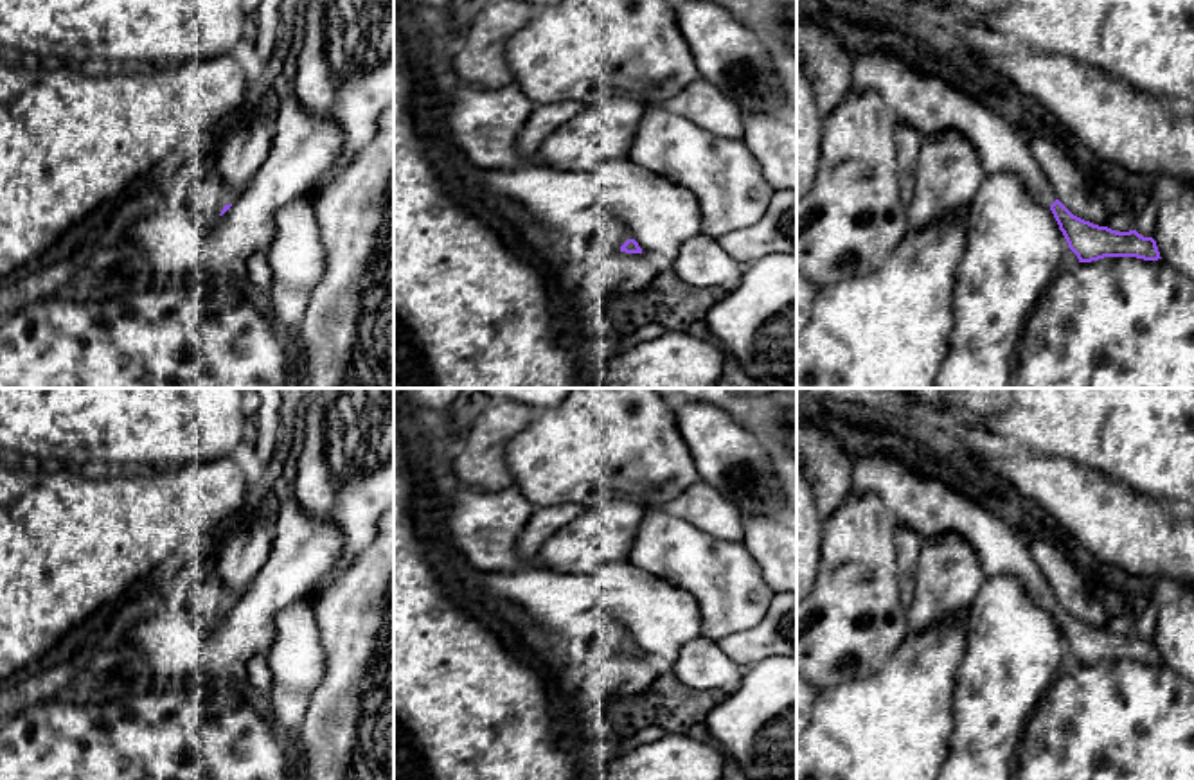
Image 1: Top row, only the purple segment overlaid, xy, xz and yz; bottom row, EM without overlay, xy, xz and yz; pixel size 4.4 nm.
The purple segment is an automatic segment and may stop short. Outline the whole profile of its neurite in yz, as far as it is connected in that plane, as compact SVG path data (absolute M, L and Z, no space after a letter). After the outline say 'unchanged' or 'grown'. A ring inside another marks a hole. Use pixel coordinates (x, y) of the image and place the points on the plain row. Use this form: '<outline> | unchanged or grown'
M860 451L852 456L852 492L876 494L896 523L915 530L922 541L958 534L975 550L985 579L1003 573L1020 579L1027 595L1052 613L1079 665L1104 660L1162 661L1153 640L1136 633L1117 634L1074 618L1057 602L1023 537L985 505L942 480L924 476L892 455Z | grown

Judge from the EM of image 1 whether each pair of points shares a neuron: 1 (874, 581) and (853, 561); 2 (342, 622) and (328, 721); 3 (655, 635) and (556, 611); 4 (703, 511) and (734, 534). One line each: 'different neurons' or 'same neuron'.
1: same neuron
2: same neuron
3: same neuron
4: same neuron

